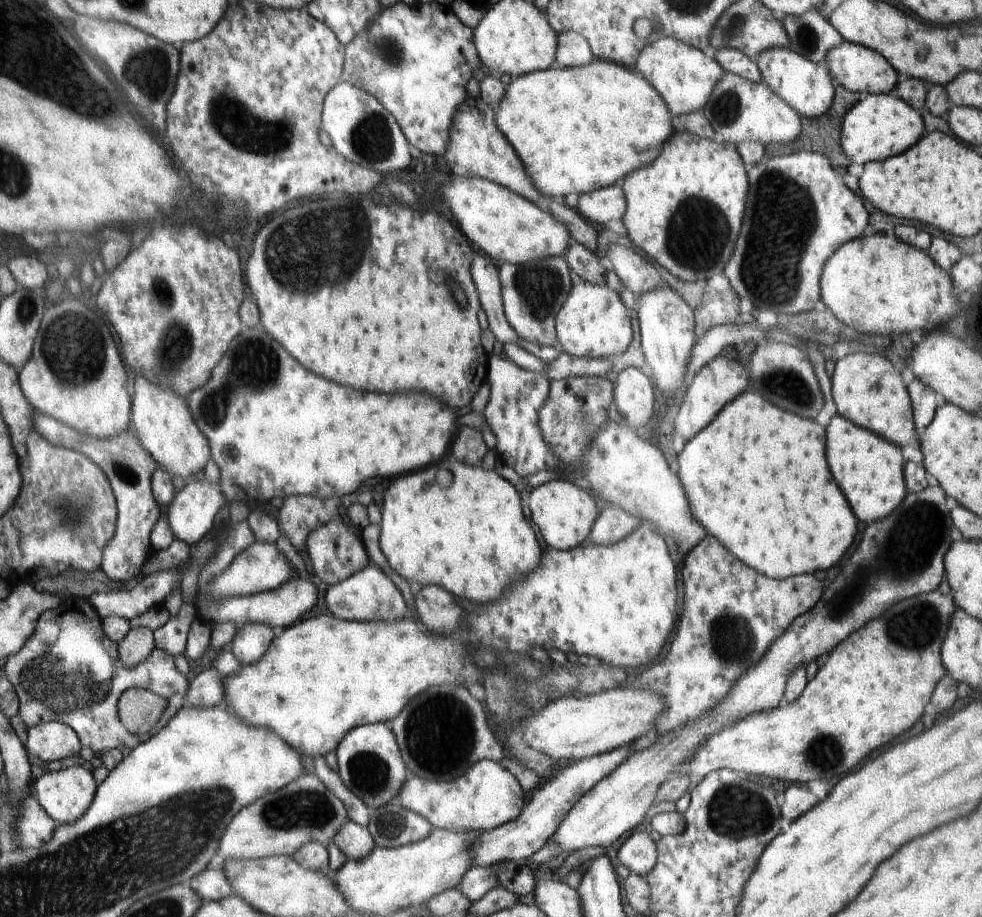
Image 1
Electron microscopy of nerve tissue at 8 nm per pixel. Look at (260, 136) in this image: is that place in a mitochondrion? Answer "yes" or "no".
yes

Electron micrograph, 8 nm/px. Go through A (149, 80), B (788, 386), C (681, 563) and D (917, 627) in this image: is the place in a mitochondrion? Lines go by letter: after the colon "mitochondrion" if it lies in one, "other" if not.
A: mitochondrion
B: mitochondrion
C: other
D: mitochondrion

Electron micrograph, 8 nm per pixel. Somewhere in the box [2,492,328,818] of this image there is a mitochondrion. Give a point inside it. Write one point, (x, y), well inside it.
(70, 679)

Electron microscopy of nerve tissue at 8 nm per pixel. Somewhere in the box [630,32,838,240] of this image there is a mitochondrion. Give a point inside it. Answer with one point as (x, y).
(726, 110)

